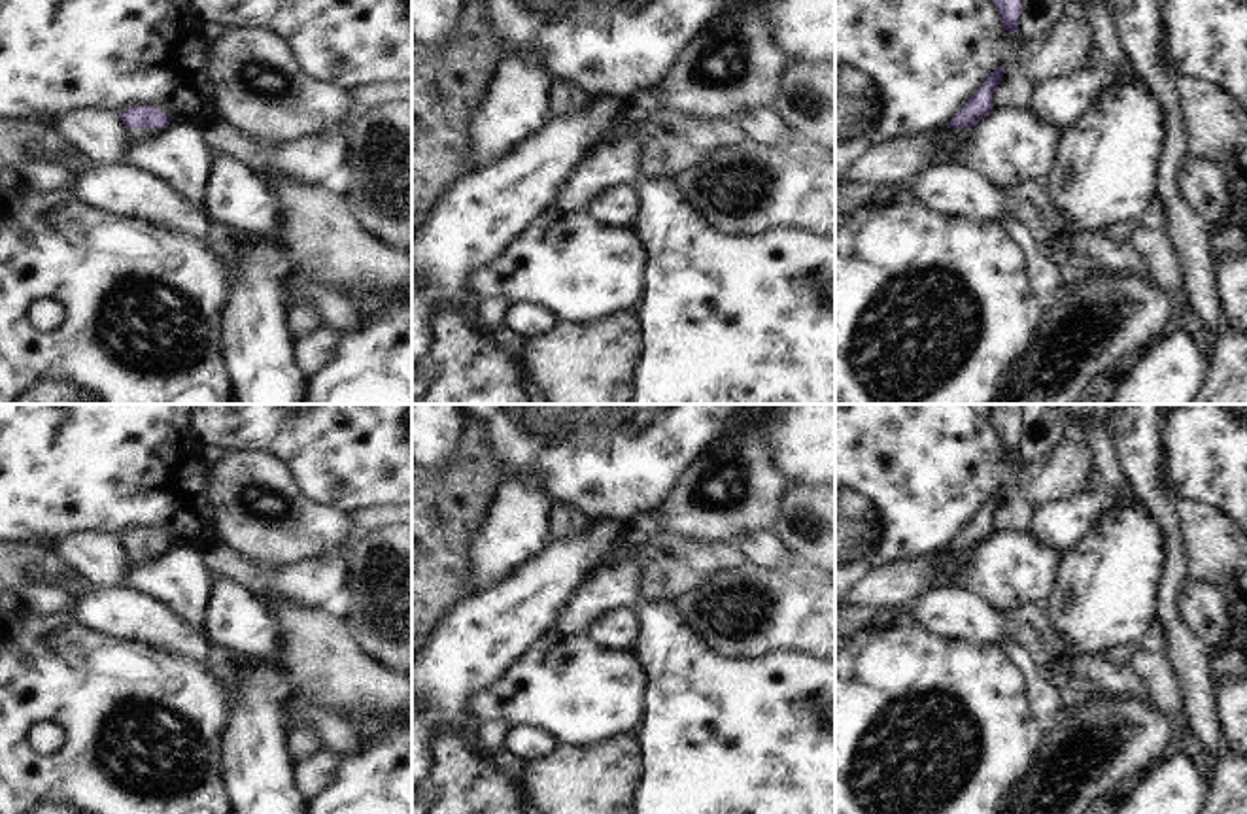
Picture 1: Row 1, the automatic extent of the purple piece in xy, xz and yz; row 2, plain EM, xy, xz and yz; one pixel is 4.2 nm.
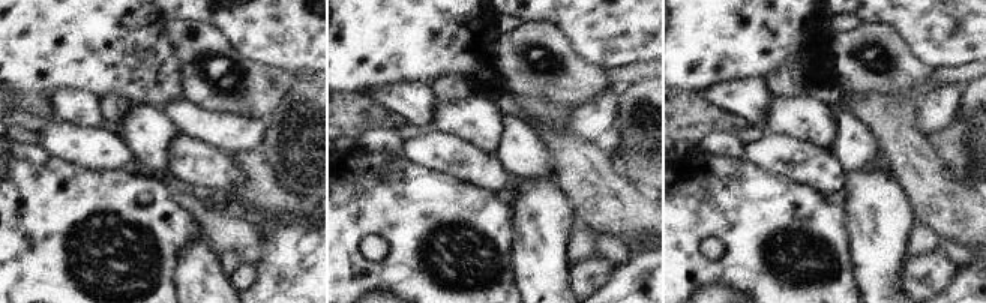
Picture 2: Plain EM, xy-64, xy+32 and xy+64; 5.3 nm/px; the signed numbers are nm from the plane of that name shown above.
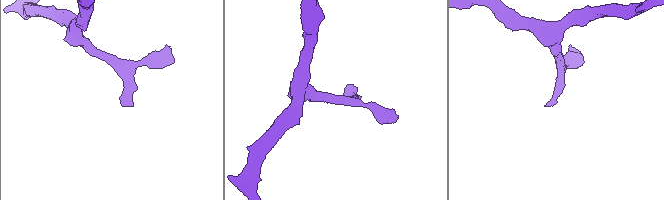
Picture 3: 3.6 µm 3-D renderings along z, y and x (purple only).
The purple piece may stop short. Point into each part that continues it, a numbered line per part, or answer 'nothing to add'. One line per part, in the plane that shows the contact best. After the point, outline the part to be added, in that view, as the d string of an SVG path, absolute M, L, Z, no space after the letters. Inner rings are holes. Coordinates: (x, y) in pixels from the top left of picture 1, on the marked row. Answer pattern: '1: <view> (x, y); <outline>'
1: xy (135, 135); M127 128L127 136L130 142L140 142L159 134L162 128Z

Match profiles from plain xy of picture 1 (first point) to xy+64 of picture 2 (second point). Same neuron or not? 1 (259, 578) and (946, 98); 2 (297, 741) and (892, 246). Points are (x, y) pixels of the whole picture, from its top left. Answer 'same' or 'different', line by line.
1: same
2: different

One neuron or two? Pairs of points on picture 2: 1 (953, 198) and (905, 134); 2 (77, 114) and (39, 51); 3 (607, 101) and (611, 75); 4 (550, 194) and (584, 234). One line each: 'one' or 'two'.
1: one
2: two
3: two
4: two

